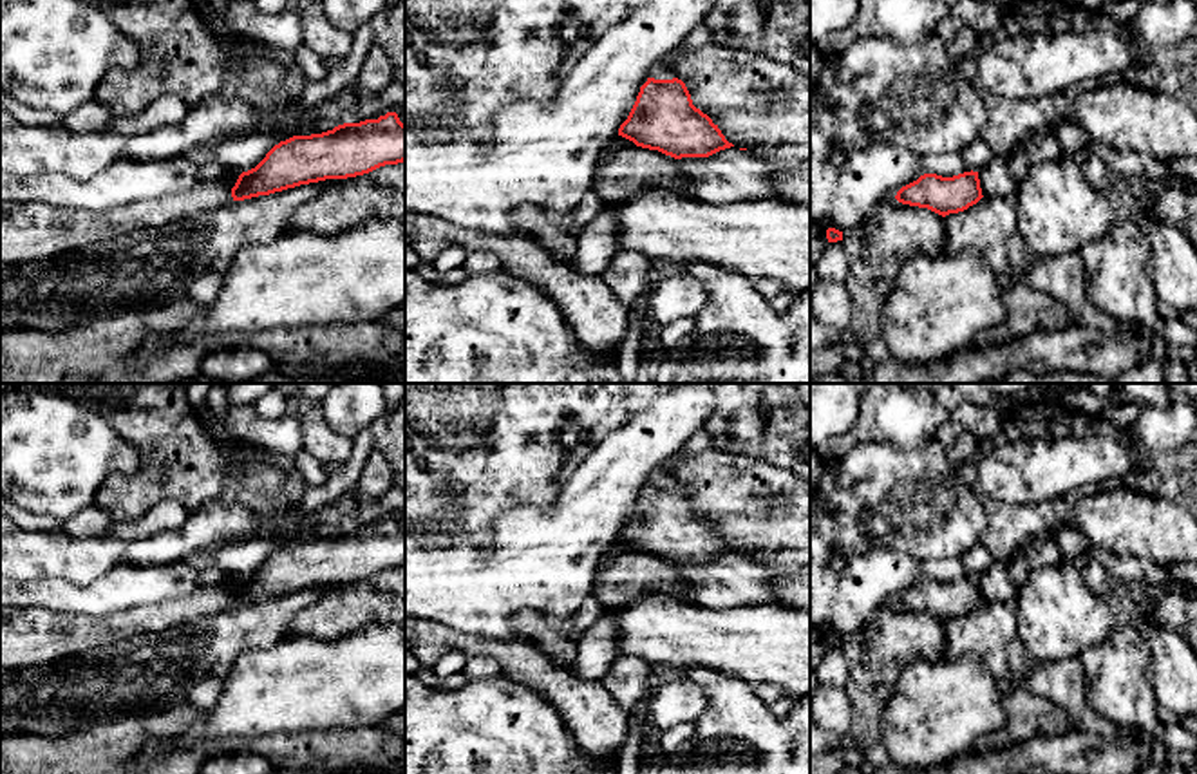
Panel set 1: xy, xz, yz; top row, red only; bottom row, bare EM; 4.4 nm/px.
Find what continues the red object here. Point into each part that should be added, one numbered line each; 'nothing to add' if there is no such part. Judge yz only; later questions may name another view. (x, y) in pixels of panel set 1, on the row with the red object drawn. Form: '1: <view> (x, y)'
nothing to add

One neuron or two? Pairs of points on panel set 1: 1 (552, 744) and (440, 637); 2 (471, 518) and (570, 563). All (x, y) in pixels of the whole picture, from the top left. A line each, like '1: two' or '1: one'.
1: two
2: two

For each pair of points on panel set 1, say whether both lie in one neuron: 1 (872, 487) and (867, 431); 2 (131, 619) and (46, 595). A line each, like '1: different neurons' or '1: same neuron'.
1: different neurons
2: different neurons

